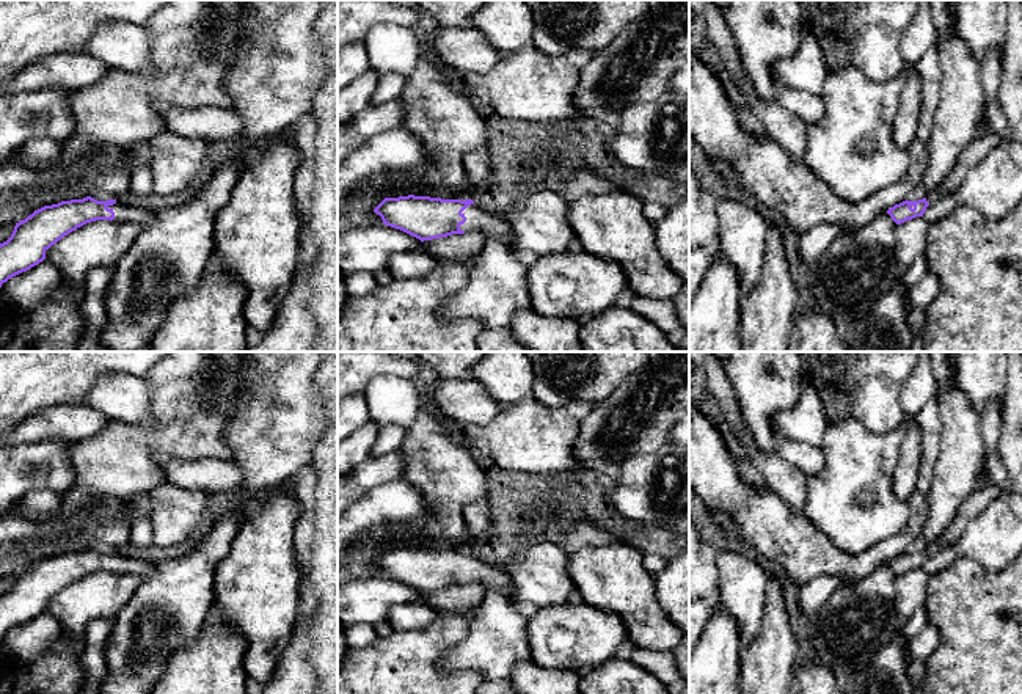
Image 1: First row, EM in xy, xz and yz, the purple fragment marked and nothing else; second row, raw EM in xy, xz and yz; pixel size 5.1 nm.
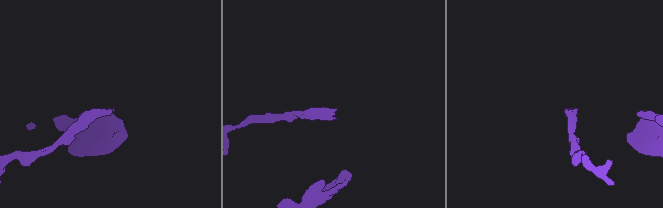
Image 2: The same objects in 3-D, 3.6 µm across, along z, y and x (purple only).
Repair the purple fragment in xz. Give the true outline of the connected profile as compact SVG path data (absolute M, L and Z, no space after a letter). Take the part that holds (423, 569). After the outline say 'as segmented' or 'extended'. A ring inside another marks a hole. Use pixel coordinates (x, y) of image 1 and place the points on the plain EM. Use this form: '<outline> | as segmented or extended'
M430 548L385 550L374 564L383 576L400 581L421 594L479 583L498 589L512 601L509 575L484 561L473 551L441 551Z | extended

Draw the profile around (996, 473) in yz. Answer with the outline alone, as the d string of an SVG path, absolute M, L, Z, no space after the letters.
M1002 397L986 404L980 415L981 433L984 441L983 474L987 484L998 487L1003 495L1013 491L1013 482L998 455L998 440L1002 433Z

